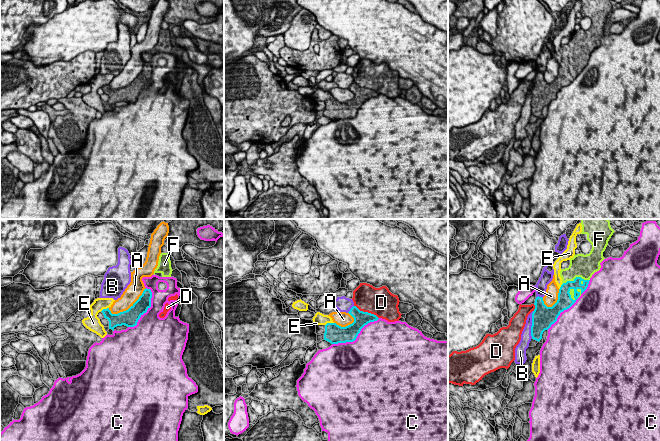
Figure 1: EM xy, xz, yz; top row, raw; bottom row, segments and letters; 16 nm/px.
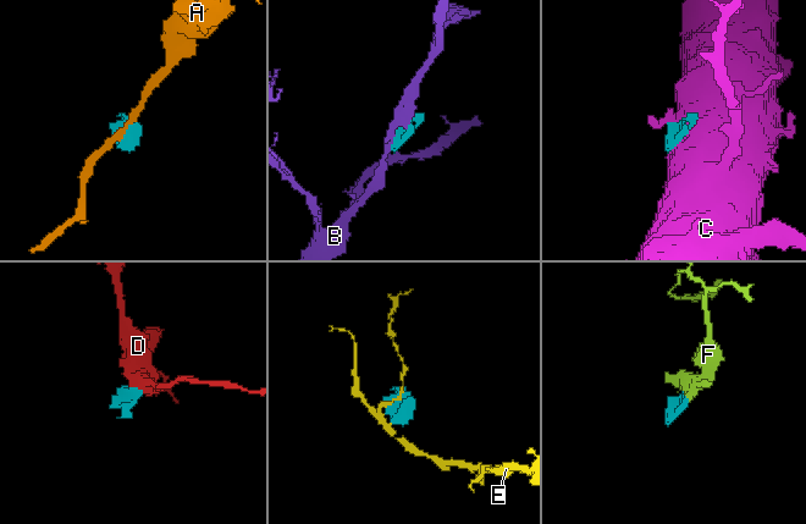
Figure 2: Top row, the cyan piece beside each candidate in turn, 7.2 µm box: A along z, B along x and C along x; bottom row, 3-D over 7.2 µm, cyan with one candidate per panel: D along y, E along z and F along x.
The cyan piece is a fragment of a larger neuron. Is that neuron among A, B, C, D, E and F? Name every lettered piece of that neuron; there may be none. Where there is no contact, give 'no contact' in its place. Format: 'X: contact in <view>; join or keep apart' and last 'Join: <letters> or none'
A: contact in xy; keep apart
B: contact in yz; keep apart
C: contact in xz; keep apart
D: contact in xz; keep apart
E: contact in xz; keep apart
F: contact in yz; join
Join: F

